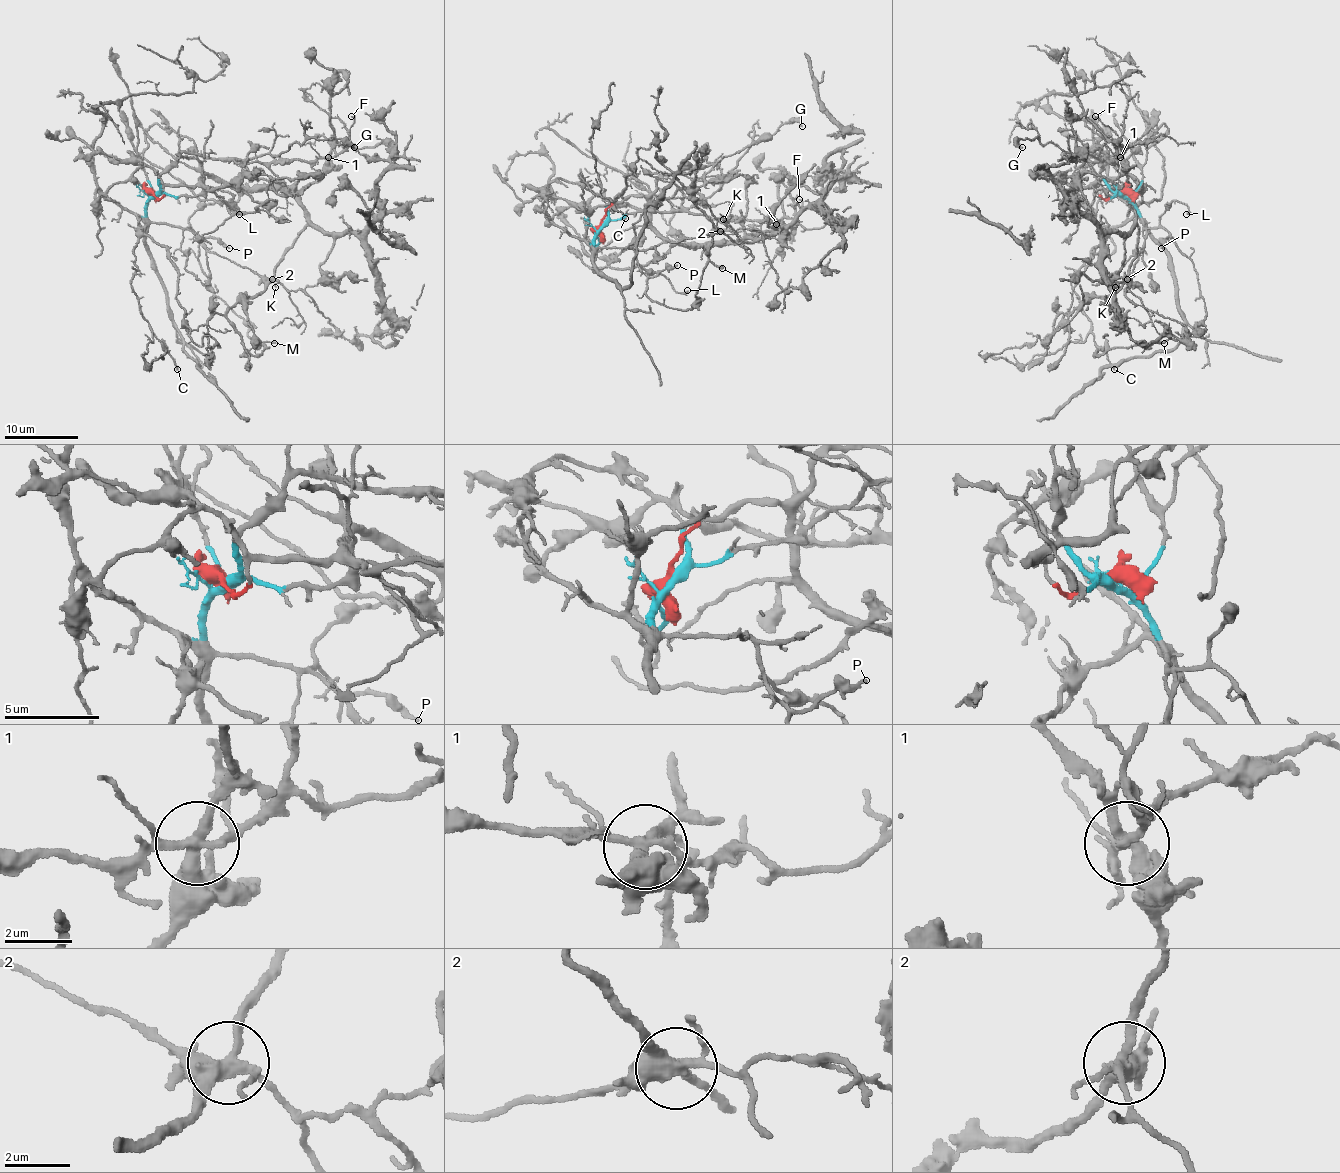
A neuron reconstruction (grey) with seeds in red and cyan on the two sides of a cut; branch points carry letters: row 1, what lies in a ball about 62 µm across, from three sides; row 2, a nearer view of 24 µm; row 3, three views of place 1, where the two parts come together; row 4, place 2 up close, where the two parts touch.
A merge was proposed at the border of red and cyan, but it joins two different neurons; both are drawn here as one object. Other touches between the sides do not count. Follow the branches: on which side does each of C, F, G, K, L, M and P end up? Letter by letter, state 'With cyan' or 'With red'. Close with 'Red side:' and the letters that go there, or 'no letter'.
C: With cyan
F: With cyan
G: With cyan
K: With cyan
L: With cyan
M: With cyan
P: With cyan
Red side: no letter

